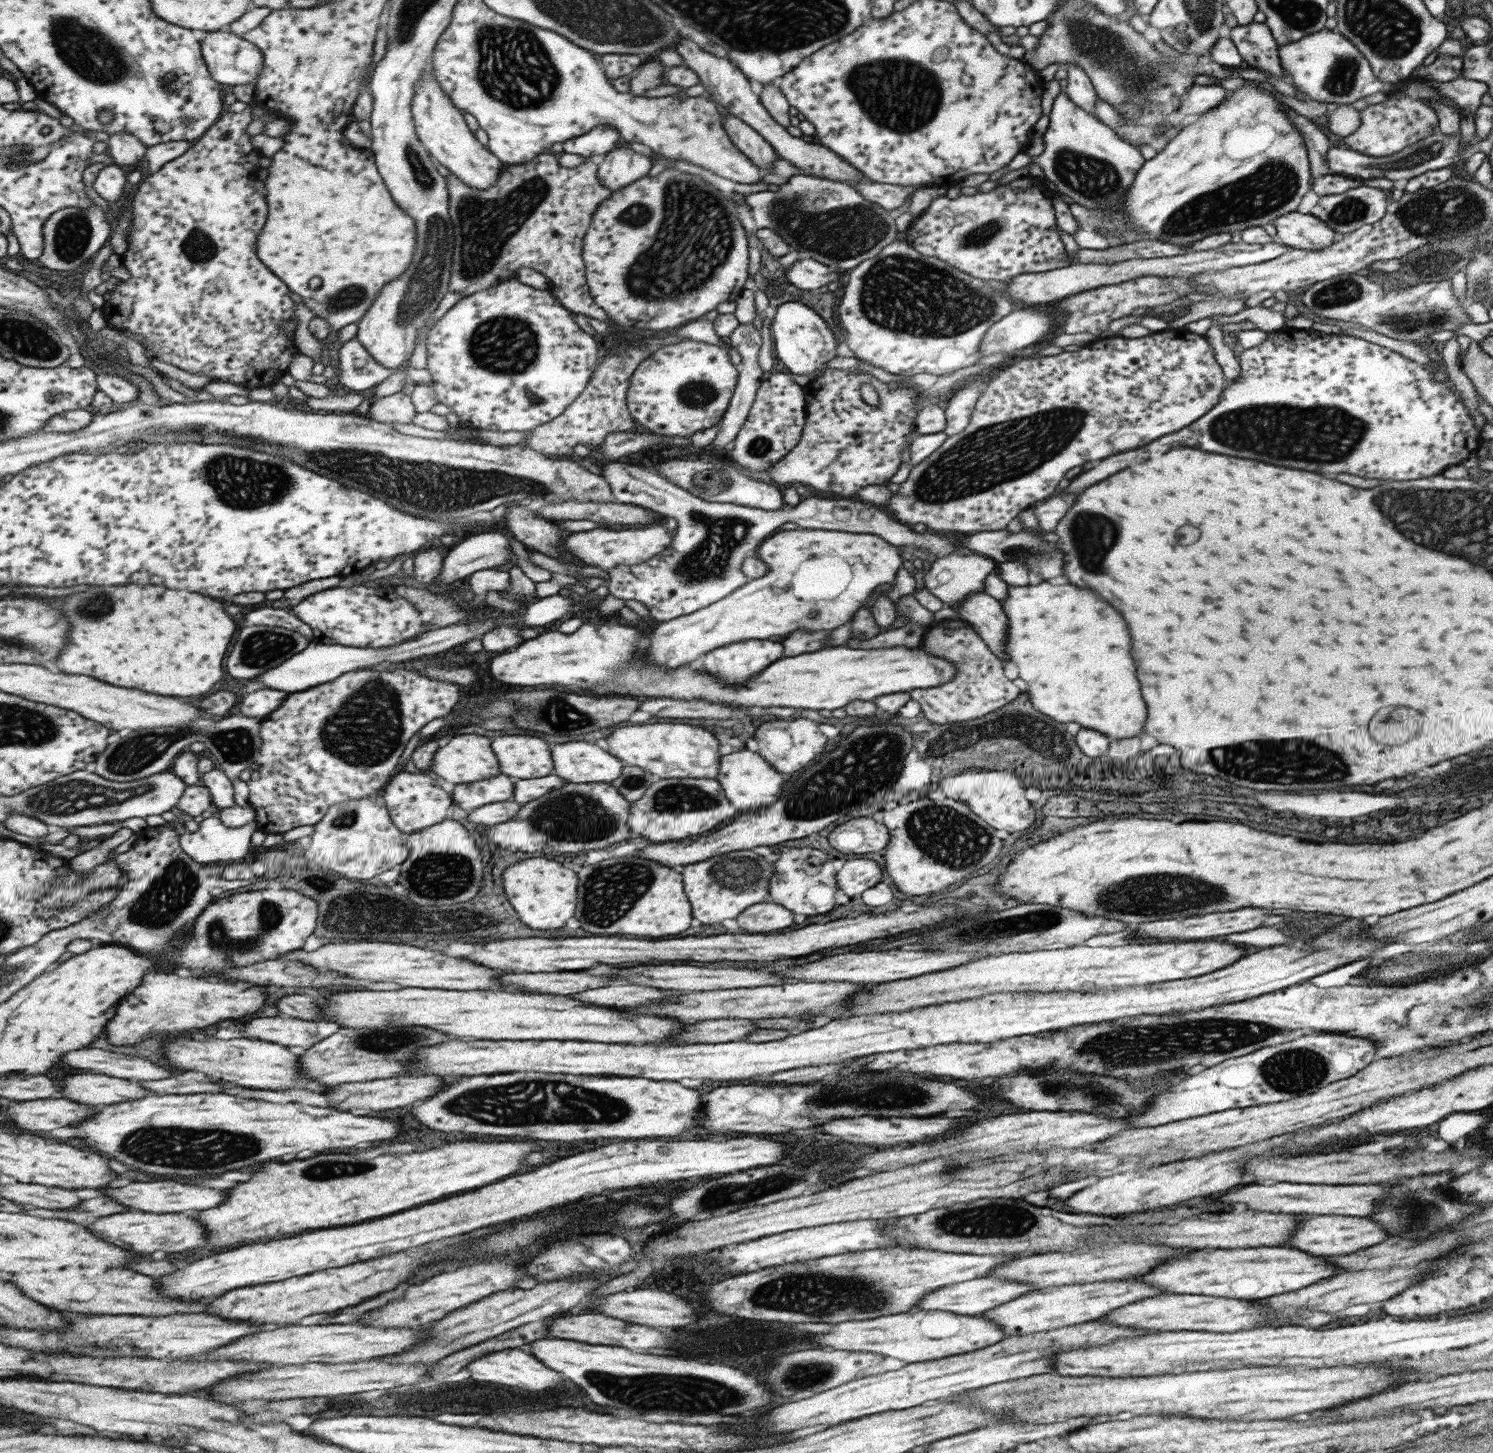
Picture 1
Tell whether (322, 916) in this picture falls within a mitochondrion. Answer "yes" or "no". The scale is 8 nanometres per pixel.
yes

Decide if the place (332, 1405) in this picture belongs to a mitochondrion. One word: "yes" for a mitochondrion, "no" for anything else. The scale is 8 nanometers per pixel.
no

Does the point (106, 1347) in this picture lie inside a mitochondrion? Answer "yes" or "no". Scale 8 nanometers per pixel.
yes

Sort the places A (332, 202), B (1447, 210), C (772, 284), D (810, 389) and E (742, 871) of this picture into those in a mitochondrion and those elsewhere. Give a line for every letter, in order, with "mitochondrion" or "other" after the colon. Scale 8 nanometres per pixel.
A: other
B: mitochondrion
C: other
D: other
E: mitochondrion

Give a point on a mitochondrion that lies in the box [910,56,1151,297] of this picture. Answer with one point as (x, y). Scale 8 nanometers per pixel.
(1091, 177)

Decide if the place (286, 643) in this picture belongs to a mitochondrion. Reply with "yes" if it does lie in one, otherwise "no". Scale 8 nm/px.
yes

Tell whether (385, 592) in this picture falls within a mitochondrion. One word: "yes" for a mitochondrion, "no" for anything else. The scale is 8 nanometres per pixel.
no

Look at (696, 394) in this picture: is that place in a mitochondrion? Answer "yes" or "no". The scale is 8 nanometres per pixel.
yes

